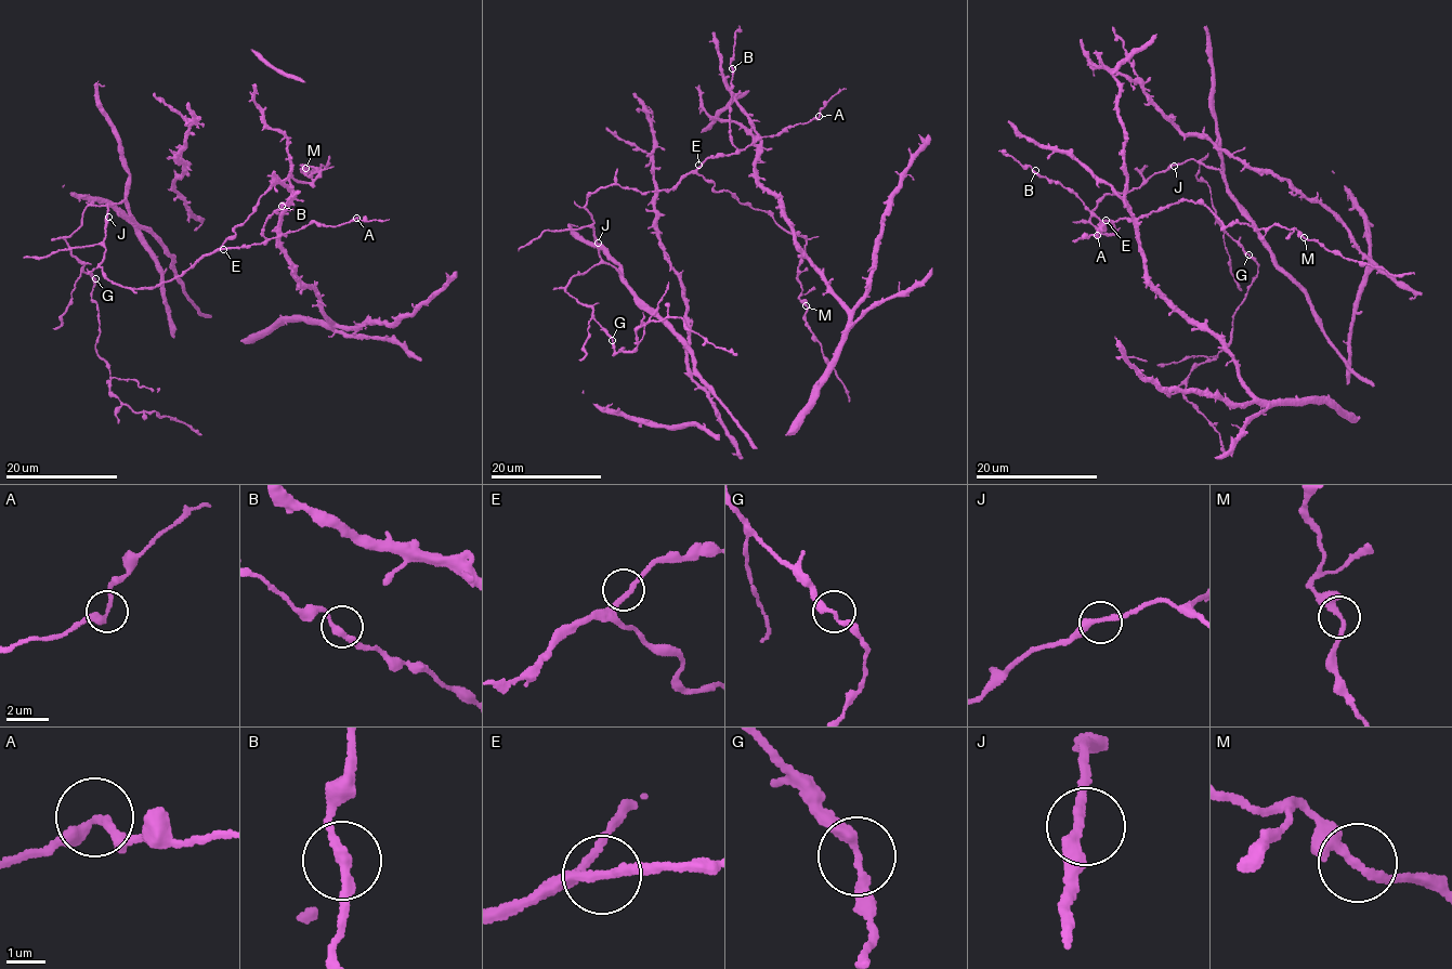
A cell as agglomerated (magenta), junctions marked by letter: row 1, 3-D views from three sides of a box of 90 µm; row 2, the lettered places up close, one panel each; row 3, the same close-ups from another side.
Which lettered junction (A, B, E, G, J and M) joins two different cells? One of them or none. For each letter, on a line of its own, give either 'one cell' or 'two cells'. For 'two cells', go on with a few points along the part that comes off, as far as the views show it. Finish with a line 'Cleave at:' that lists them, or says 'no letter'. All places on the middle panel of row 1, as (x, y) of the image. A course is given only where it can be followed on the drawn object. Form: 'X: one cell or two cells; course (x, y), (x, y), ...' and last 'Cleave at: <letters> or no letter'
A: one cell
B: one cell
E: one cell
G: one cell
J: one cell
M: one cell
Cleave at: no letter

